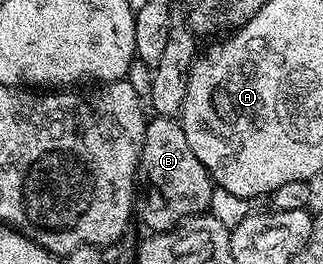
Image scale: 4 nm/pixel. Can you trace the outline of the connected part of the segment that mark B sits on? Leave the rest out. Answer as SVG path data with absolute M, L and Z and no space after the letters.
M153 116L148 121L140 152L138 196L134 201L138 221L140 217L141 223L152 233L167 233L183 225L189 217L207 214L213 188L212 177L208 169L202 167L198 155L194 155L183 124L175 117Z

